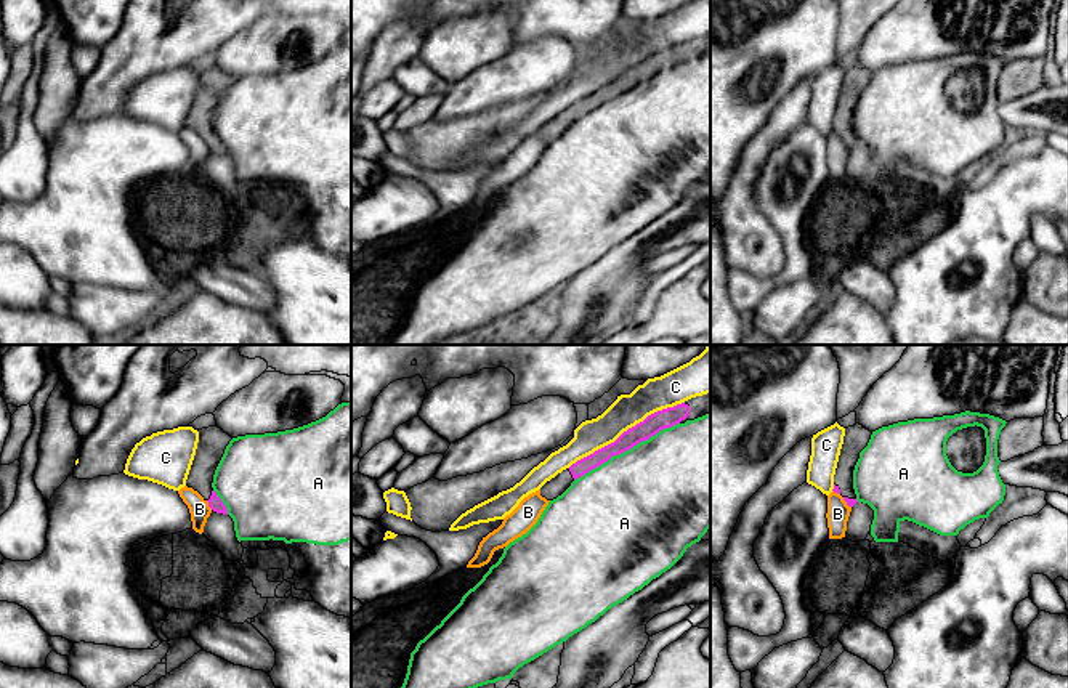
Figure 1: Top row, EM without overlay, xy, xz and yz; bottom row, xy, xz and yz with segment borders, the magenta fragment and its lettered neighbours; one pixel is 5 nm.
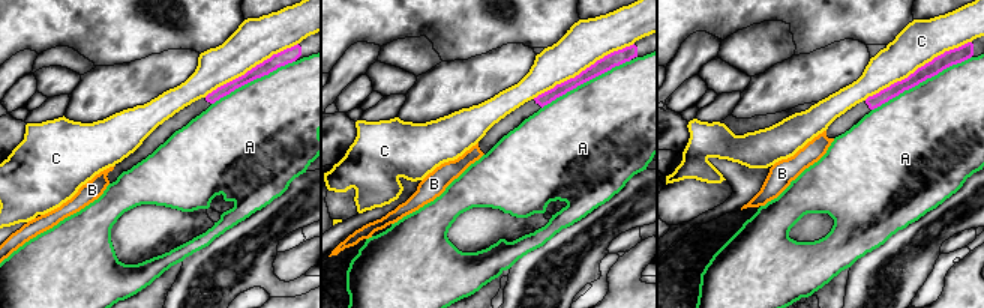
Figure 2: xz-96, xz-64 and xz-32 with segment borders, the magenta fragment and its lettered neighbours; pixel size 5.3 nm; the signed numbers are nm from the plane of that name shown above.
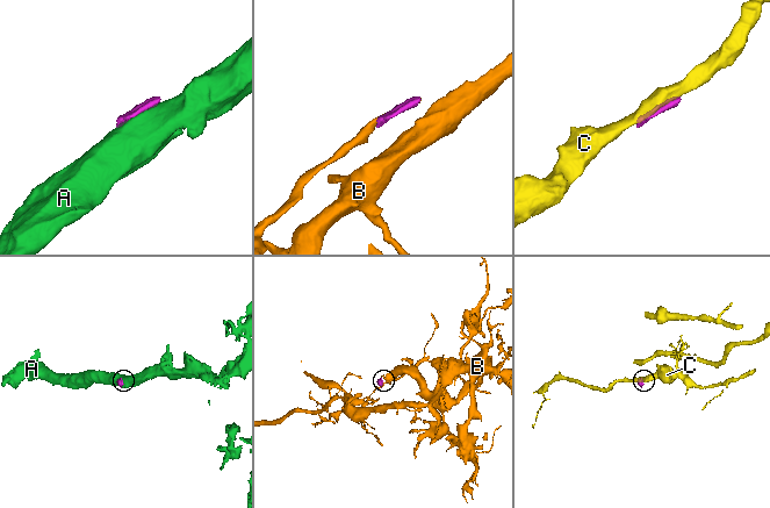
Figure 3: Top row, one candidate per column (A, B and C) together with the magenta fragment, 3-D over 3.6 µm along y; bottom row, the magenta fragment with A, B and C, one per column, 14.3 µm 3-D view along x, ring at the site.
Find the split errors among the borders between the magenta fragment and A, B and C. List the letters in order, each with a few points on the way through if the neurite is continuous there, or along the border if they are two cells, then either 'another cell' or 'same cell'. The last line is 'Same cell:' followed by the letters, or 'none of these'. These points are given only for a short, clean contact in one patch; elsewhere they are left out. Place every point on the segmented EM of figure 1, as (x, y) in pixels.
A: another cell
B: another cell
C: another cell
Same cell: none of these

